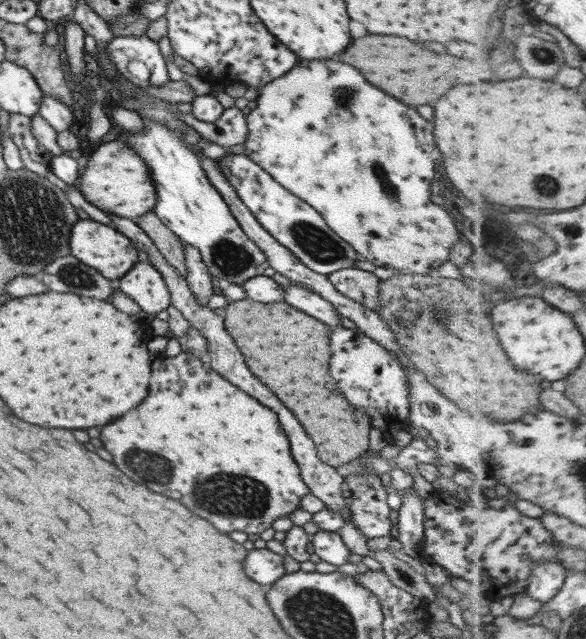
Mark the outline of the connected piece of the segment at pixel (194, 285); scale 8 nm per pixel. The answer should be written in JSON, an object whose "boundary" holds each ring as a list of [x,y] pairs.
{"boundary":[[[178,237],[178,241],[184,248],[184,258],[186,258],[187,274],[185,280],[192,293],[196,295],[196,300],[200,305],[208,307],[212,290],[212,276],[208,270],[208,265],[202,260],[202,253],[198,249],[183,241]]]}

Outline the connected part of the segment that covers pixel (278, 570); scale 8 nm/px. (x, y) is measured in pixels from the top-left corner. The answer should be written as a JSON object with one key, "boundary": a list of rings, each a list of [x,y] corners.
{"boundary":[[[267,548],[254,549],[246,556],[244,570],[246,570],[248,578],[252,578],[258,584],[273,584],[285,575],[284,559]]]}

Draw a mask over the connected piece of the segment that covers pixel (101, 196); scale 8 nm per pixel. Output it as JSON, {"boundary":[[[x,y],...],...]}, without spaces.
{"boundary":[[[123,140],[99,145],[89,156],[87,166],[80,172],[77,183],[84,197],[106,214],[114,213],[120,217],[137,220],[144,214],[153,212],[156,206],[156,187],[150,177],[150,169],[144,158]]]}

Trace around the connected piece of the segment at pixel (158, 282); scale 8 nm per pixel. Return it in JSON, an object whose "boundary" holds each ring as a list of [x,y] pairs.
{"boundary":[[[136,262],[120,279],[119,288],[148,314],[166,311],[171,305],[170,291],[160,272],[150,262]]]}

